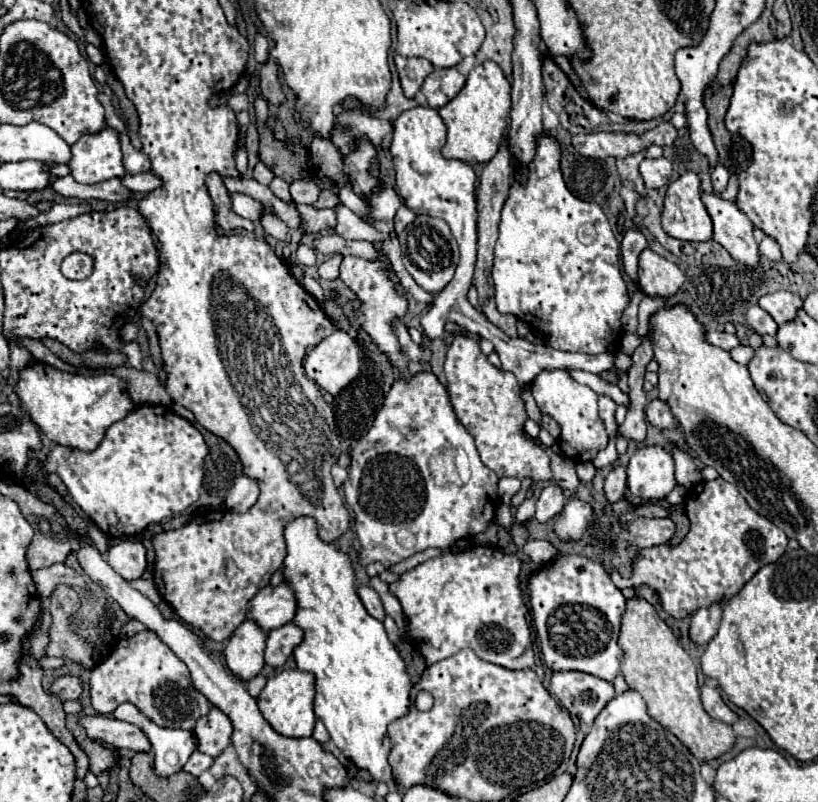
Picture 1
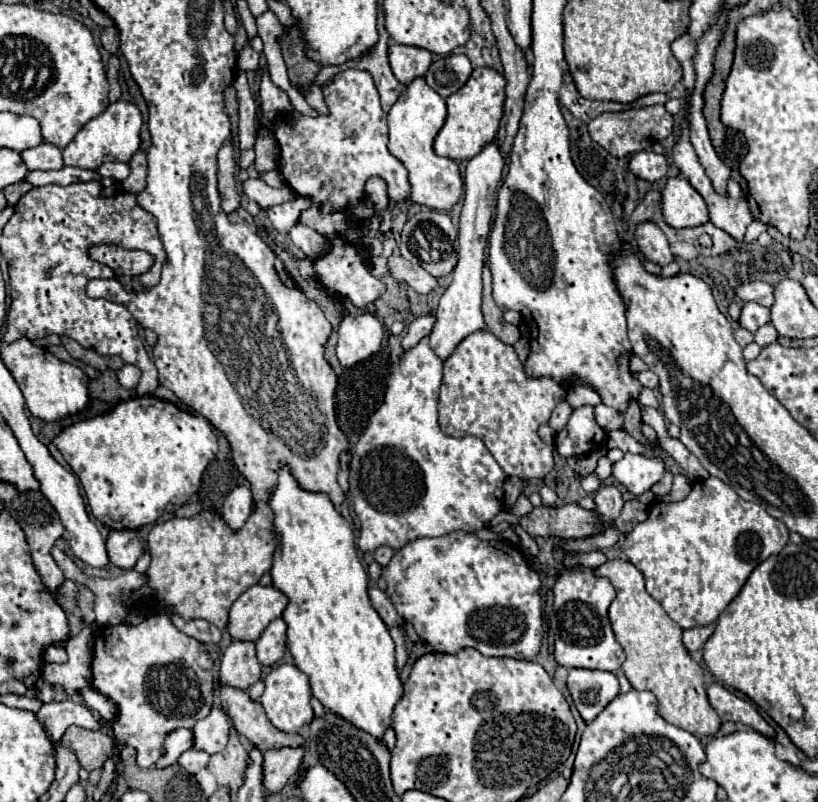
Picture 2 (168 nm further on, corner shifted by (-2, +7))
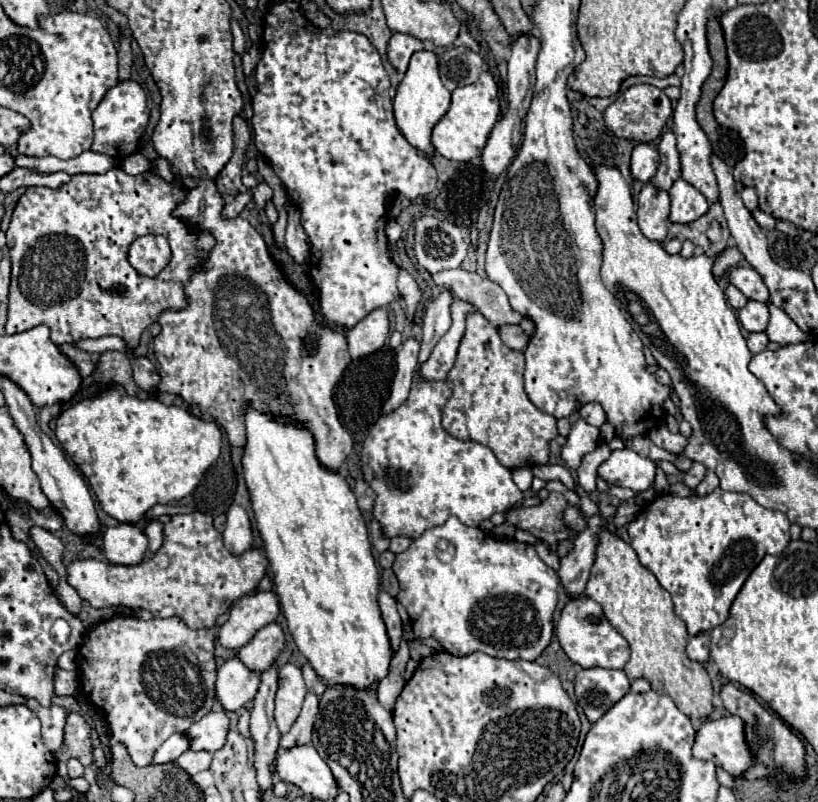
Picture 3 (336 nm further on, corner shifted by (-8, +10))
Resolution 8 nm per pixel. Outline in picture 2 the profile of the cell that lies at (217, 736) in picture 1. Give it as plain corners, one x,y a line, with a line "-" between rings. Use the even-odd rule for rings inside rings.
213,707
211,713
205,719
197,721
193,727
193,749
207,751
209,755
219,753
225,749
227,737
229,737
227,715
219,707

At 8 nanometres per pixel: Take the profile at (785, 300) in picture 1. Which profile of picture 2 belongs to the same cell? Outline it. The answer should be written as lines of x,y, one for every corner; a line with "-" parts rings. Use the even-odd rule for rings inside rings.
749,281
749,283
743,283
743,285
737,285
735,287
735,293
741,301
755,301
759,305
765,305
765,307
771,307
775,297
773,297
773,287
769,283
763,283
763,281

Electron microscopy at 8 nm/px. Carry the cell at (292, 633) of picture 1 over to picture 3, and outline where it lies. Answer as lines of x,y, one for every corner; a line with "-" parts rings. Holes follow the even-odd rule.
271,622
263,626
253,636
253,640
237,652
237,656
243,660
247,668
265,672
275,664
283,646
285,646
285,634
277,622

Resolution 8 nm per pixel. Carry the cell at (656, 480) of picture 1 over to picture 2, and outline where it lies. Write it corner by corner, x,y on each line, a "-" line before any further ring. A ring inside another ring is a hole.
625,453
625,457
613,463
613,477
629,493
641,495
649,491
665,473
665,465
657,457

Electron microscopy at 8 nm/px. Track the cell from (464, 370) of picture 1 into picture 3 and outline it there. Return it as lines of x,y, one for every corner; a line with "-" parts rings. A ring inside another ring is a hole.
471,314
455,366
447,376
453,394
443,408
443,428
451,436
489,446
497,460
511,470
549,464
549,442
557,436
555,418
539,410
523,390
523,364
523,352
505,346
485,316

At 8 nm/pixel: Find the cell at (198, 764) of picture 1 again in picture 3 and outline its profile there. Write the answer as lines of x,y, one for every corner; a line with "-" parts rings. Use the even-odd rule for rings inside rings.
187,750
183,752
179,758
177,758
177,764
189,772
191,776
201,772
201,770
207,770
211,766
211,754
209,752
195,752
195,750

